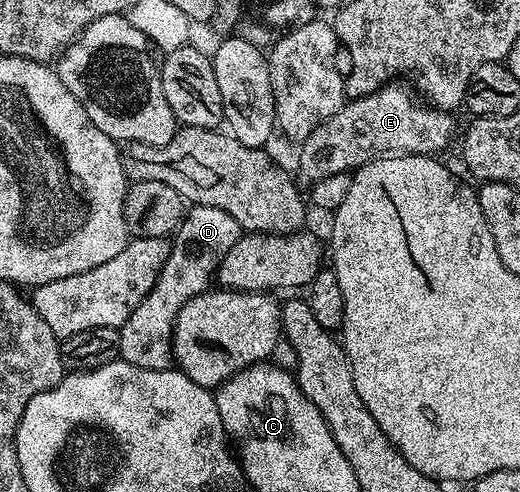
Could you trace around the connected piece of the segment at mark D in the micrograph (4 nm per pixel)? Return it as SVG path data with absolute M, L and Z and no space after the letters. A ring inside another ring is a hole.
M191 205L184 212L183 221L173 234L171 254L169 259L165 259L161 275L157 275L153 291L137 303L137 311L133 311L133 315L129 315L129 319L125 319L125 323L118 328L119 360L146 369L172 368L171 336L181 307L185 307L189 299L208 292L221 259L229 255L229 247L233 247L240 236L237 219L233 219L233 215L225 215L221 207Z

